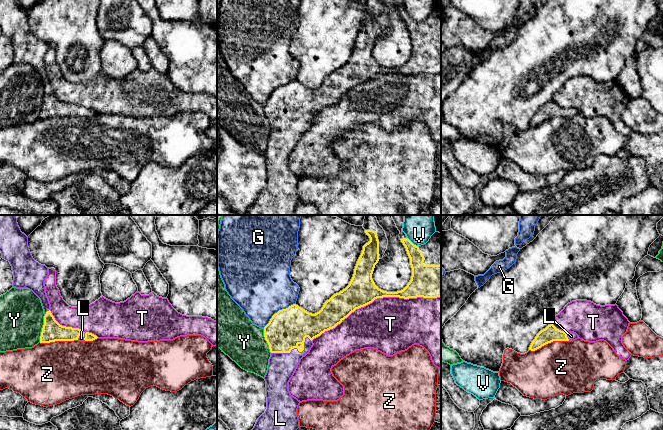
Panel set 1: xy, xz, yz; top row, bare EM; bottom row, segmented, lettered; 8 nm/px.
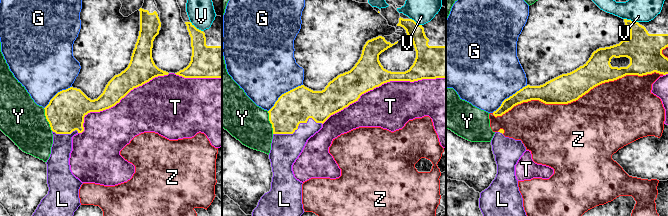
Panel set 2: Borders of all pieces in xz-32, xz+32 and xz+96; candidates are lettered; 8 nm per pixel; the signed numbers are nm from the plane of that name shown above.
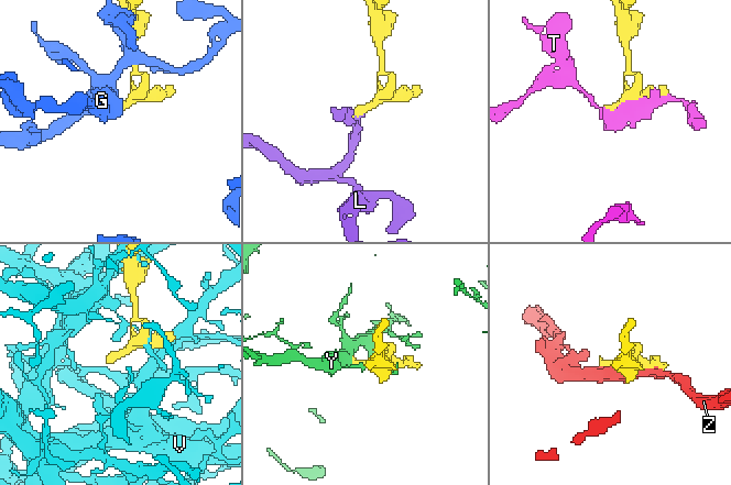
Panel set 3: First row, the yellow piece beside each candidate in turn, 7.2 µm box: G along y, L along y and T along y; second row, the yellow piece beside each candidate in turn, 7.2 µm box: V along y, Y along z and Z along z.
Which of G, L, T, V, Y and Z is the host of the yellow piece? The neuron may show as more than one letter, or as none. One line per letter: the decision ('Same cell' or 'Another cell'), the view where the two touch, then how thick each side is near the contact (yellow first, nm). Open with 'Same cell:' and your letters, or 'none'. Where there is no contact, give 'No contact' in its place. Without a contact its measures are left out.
Same cell: L
G: Another cell. Touches yellow in xz. Thickness 320 nm (yellow) against 480 nm
L: Same cell. Touches yellow in xz. Thickness 320 nm (yellow) against 220 nm
T: Another cell. Touches yellow in xz. Thickness 240 nm (yellow) against 440 nm
V: Another cell. Touches yellow in xz. Thickness 130 nm (yellow) against 180 nm
Y: Another cell. Touches yellow in xy. Thickness 170 nm (yellow) against 360 nm
Z: Another cell. Touches yellow in yz. Thickness 120 nm (yellow) against 440 nm

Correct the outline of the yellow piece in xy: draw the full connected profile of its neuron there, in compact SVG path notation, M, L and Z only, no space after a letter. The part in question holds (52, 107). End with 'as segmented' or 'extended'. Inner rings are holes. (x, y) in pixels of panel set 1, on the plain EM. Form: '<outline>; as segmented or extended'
M0 0L0 27L2 34L9 37L12 42L13 63L28 64L41 76L45 92L40 119L93 117L98 114L79 104L62 102L55 96L44 62L48 44L33 35L28 23L28 13L21 8L18 0Z; extended

